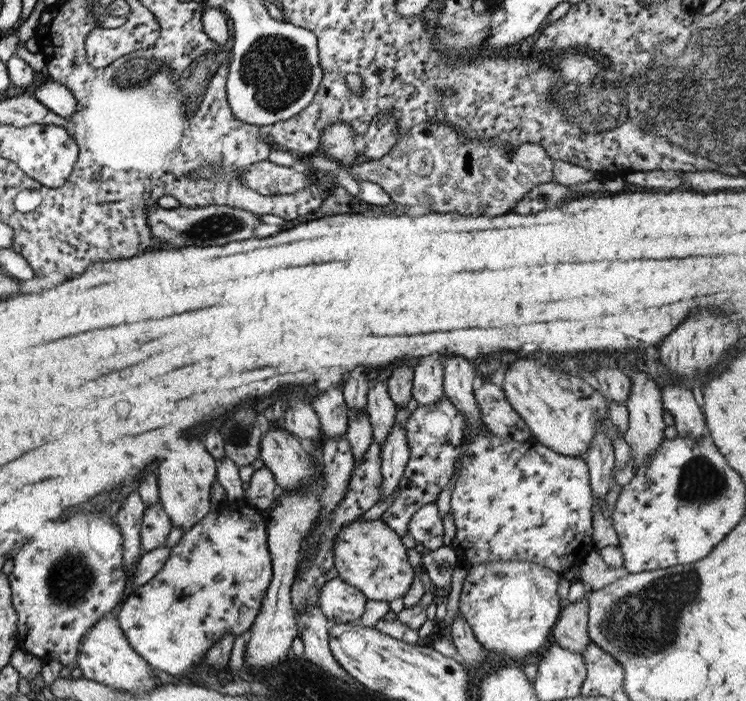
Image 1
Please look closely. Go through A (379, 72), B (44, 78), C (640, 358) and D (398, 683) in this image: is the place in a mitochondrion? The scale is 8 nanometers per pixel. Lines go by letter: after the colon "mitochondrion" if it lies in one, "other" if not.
A: other
B: other
C: other
D: other

